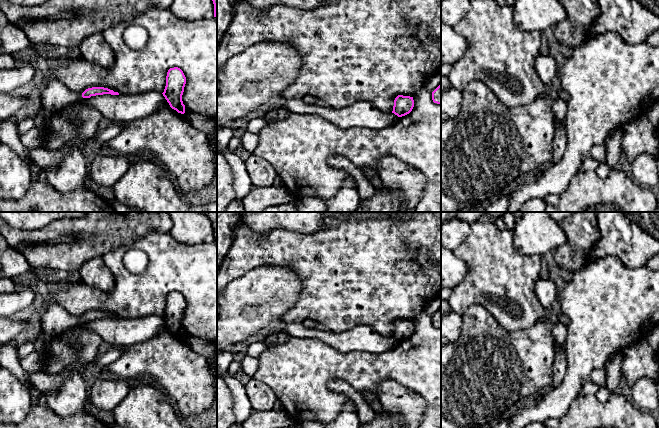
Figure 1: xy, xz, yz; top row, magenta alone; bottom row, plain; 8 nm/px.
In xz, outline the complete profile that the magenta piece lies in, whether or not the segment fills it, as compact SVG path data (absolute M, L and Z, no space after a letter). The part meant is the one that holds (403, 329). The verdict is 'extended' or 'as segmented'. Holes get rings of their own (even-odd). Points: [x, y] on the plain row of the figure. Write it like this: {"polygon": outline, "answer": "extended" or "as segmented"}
{"polygon": "M398 319L394 324L393 335L398 341L409 338L414 331L413 321Z", "answer": "as segmented"}

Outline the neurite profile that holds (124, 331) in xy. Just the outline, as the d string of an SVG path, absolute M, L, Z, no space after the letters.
M157 315L91 320L85 324L74 326L73 335L78 336L83 330L98 333L112 347L131 346L144 342L156 336L162 330L172 333L163 318Z

